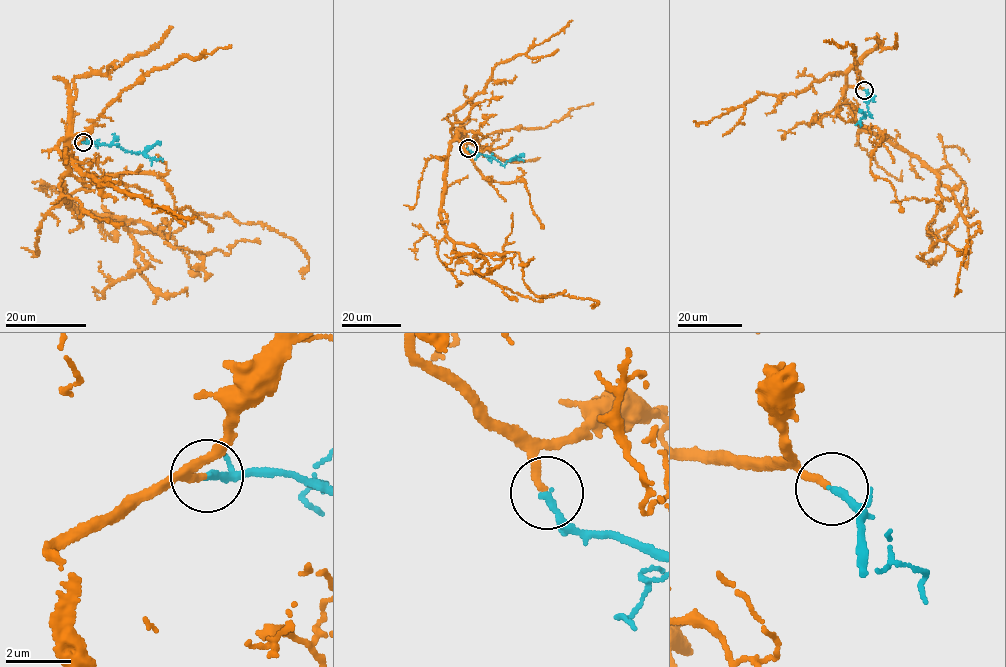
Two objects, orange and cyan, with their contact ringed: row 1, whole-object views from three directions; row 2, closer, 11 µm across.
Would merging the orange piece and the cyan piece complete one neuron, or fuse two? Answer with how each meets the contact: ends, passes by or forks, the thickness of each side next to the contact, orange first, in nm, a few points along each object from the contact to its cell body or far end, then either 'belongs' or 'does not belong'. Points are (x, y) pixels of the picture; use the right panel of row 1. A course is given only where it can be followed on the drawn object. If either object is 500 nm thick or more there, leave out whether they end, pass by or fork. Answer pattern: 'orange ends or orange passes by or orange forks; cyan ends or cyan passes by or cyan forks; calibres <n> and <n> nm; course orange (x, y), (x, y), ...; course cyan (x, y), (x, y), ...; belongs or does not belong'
orange ends; cyan ends; calibres 220 and 240 nm; course orange (863, 89), (846, 88), (853, 119), (918, 157), (951, 191), (969, 227), (979, 222), (954, 297); course cyan (864, 89), (871, 116), (866, 117), (858, 110); belongs

